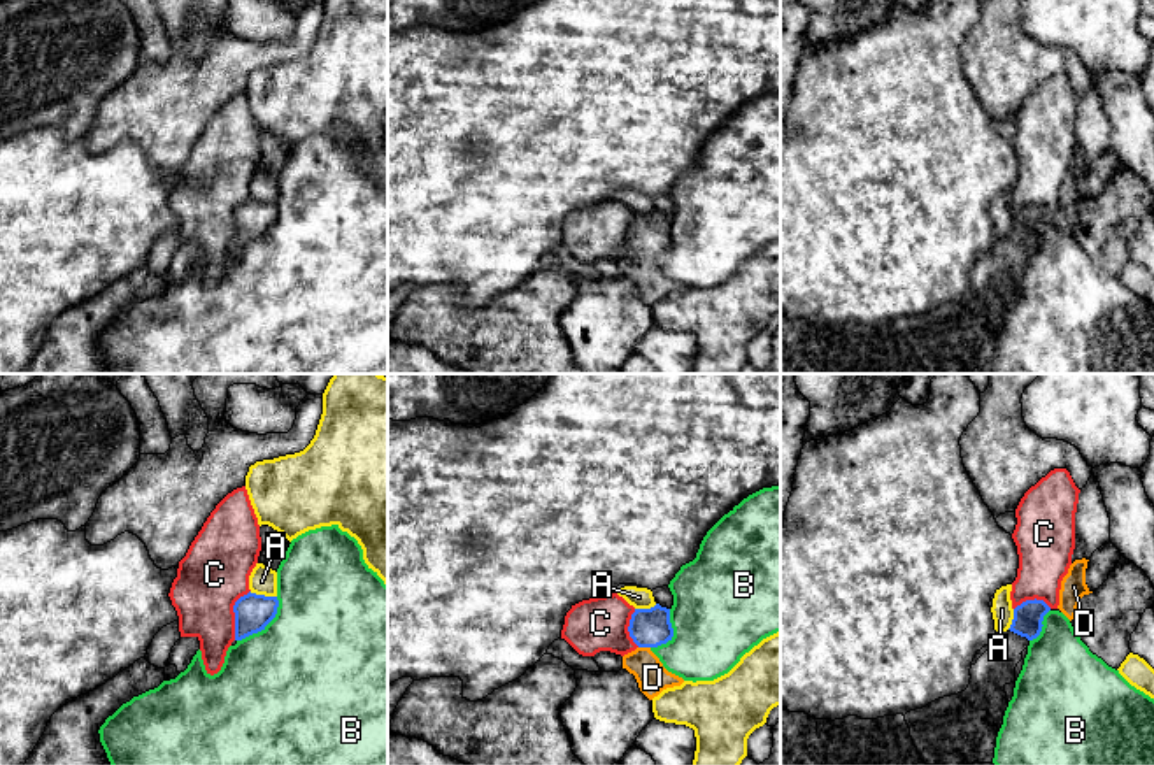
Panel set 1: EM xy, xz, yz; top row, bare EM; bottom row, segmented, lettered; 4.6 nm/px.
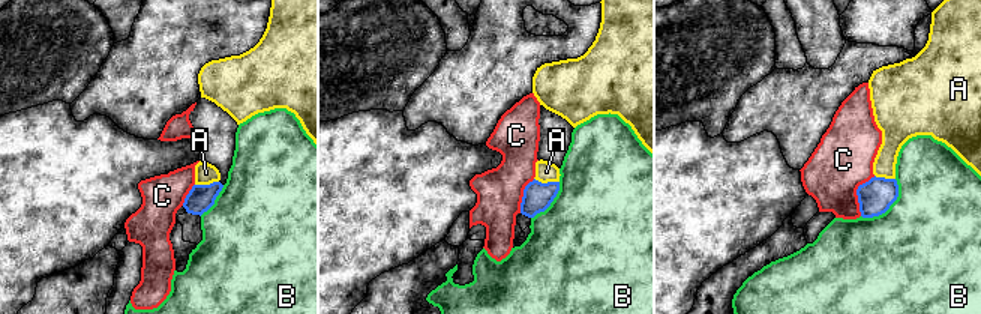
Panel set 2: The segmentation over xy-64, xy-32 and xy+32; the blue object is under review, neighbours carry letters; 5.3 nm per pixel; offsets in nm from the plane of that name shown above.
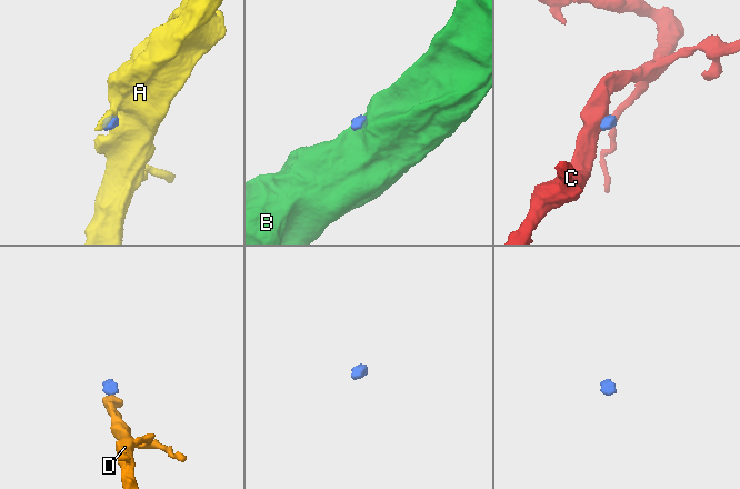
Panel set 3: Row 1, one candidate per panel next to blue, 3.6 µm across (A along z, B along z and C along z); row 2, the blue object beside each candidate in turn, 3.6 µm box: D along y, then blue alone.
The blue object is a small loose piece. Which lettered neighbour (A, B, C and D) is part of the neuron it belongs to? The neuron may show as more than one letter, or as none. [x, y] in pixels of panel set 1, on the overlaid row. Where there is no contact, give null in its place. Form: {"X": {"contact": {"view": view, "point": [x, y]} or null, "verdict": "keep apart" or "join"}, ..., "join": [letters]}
{"A": {"contact": {"view": "xy", "point": [263, 595]}, "verdict": "keep apart"}, "B": {"contact": {"view": "xy", "point": [265, 625]}, "verdict": "keep apart"}, "C": {"contact": {"view": "xy", "point": [235, 614]}, "verdict": "keep apart"}, "D": {"contact": {"view": "xz", "point": [644, 646]}, "verdict": "join"}, "join": ["D"]}

